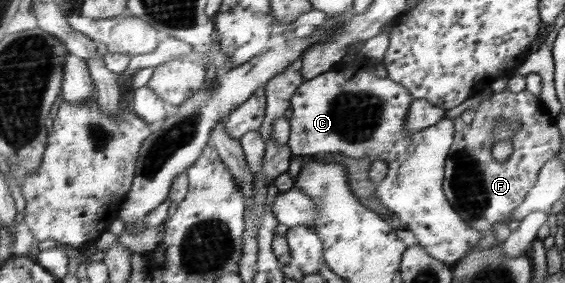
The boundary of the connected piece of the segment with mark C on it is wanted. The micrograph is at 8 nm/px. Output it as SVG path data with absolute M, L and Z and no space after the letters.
M353 62L351 66L340 65L338 67L331 68L329 71L323 72L321 75L316 76L316 78L311 78L310 81L304 81L303 84L296 90L296 93L291 99L292 116L288 120L290 123L290 136L287 146L293 155L301 157L319 157L325 153L339 153L346 156L352 156L354 159L362 159L362 156L364 156L364 158L369 158L371 161L375 161L376 159L384 161L384 163L388 165L388 172L382 182L377 184L375 195L378 197L378 199L380 199L380 202L386 206L386 208L391 210L395 218L398 218L401 222L403 222L403 227L407 228L408 230L412 230L417 240L417 244L423 247L429 255L440 259L442 262L455 264L456 262L460 261L464 255L468 254L468 251L471 250L475 244L478 244L479 240L484 237L487 232L480 232L480 230L470 228L470 226L468 226L468 224L466 224L466 222L464 222L464 220L458 216L458 212L452 210L452 206L450 206L450 203L448 202L443 191L445 161L447 155L449 154L450 146L452 146L454 140L453 120L444 118L442 122L429 126L425 131L420 130L414 132L414 134L412 134L412 132L408 132L408 108L410 108L412 101L414 101L413 96L390 77L387 76L385 78L380 78L374 74L371 74L371 71L368 71L370 66L372 66L372 64L368 64L368 66L366 66L366 70L358 70L358 62Z

